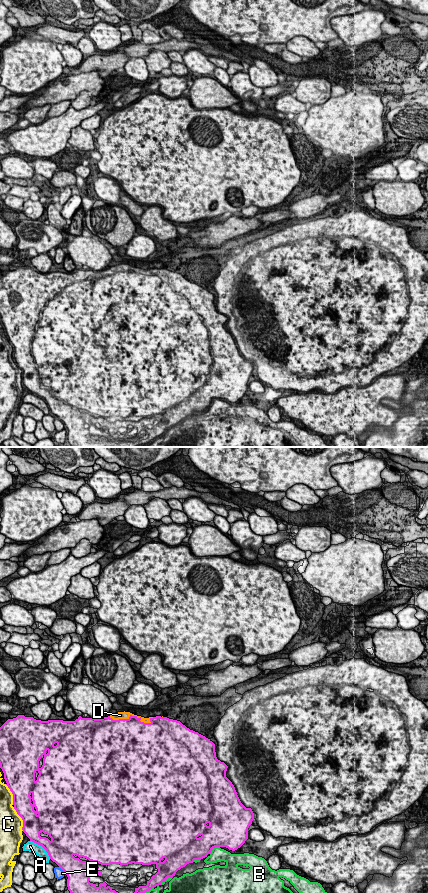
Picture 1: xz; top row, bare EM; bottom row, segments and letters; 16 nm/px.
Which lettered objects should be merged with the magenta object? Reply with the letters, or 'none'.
D

